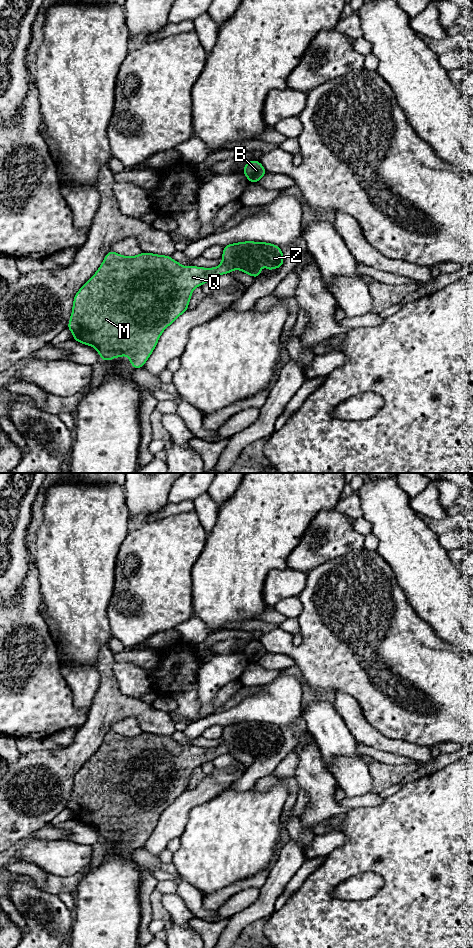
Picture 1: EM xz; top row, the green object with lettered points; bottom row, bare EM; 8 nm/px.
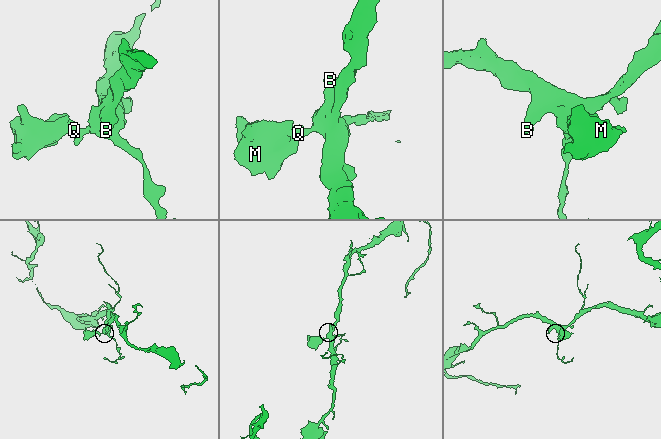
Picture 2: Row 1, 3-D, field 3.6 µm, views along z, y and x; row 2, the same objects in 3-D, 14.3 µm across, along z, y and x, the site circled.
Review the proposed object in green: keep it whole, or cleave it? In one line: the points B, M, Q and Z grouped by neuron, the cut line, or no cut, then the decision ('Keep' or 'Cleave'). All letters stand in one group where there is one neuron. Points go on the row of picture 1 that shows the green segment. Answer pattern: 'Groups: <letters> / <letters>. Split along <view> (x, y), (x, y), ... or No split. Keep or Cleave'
Groups: B M Q Z. No split. Keep

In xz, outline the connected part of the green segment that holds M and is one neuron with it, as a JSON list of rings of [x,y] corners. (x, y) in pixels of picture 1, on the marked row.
[[[244,241],[238,243],[232,243],[223,246],[222,263],[214,268],[203,268],[191,265],[189,267],[184,267],[181,263],[176,262],[171,256],[157,255],[154,253],[142,252],[136,256],[128,257],[120,255],[112,250],[106,253],[102,264],[99,266],[96,273],[78,290],[74,296],[73,308],[70,320],[68,322],[67,328],[72,332],[73,339],[84,345],[92,346],[96,348],[99,353],[101,361],[111,361],[114,357],[121,358],[124,354],[128,355],[128,360],[131,362],[133,370],[142,368],[147,362],[148,358],[155,349],[158,340],[163,333],[163,331],[170,326],[180,315],[186,312],[189,308],[189,302],[192,296],[193,290],[197,286],[202,286],[204,283],[213,281],[218,275],[230,274],[234,269],[238,269],[245,274],[248,274],[254,278],[261,276],[261,265],[266,265],[267,271],[272,271],[275,268],[281,268],[284,263],[284,256],[282,249],[275,244],[267,242],[254,242],[254,241]]]

